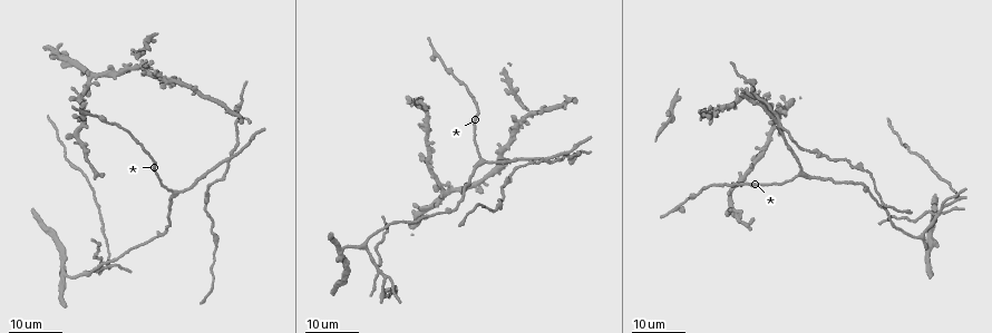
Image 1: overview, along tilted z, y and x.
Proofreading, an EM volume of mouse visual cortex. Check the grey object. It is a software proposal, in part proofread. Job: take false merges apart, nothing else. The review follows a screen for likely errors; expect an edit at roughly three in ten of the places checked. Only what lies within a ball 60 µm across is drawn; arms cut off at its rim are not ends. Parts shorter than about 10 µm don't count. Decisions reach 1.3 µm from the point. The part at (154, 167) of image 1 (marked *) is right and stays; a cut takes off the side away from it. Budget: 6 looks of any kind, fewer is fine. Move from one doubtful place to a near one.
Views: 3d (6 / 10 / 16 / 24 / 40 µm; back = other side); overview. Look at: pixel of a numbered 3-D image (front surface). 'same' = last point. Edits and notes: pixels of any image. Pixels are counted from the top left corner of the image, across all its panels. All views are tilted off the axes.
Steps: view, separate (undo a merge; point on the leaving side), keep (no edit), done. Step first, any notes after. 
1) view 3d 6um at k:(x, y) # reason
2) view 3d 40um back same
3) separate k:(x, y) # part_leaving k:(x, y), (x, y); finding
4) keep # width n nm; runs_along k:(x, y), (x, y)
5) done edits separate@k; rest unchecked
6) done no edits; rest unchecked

view 3d 24um at 1:(225, 160) # branch point

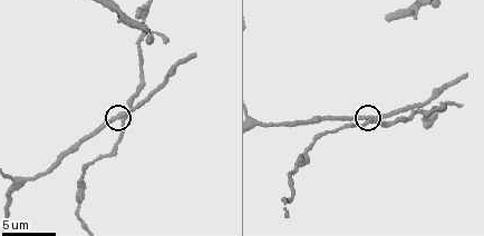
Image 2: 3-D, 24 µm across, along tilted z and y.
view 3d 6um at 2:(124, 119) # closer look

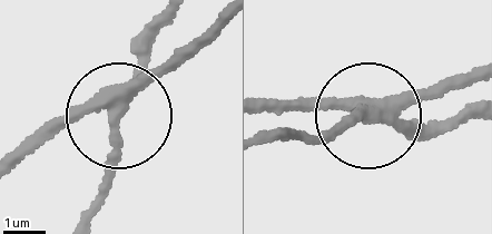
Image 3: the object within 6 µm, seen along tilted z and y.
separate 3:(110, 162) # arms 3; two cells meet here

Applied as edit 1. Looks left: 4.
view overview

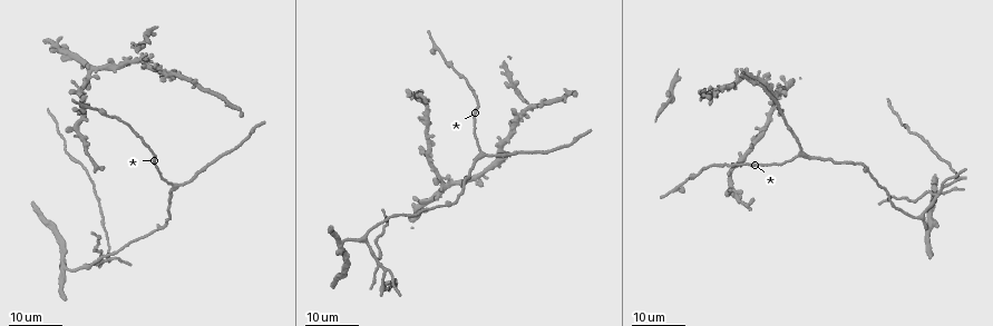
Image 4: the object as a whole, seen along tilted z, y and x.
view 3d 16um at 4:(937, 193) # four-way junction

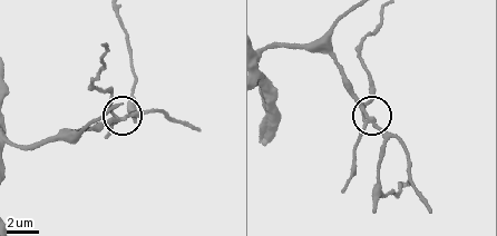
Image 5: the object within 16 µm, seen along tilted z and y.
view 3d 10um at 5:(113, 114)

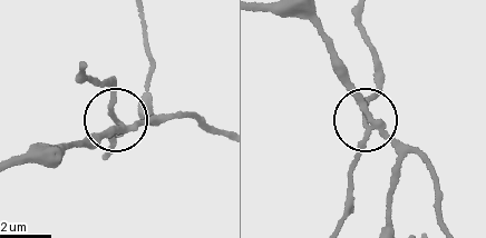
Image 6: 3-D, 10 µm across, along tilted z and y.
separate 6:(355, 160) # side_arm 13 um; part_leaving 6:(371, 124), (369, 101), (378, 73), (360, 19); two cells meet here

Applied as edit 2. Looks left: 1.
done edits separate@3, separate@6; rest unchecked

